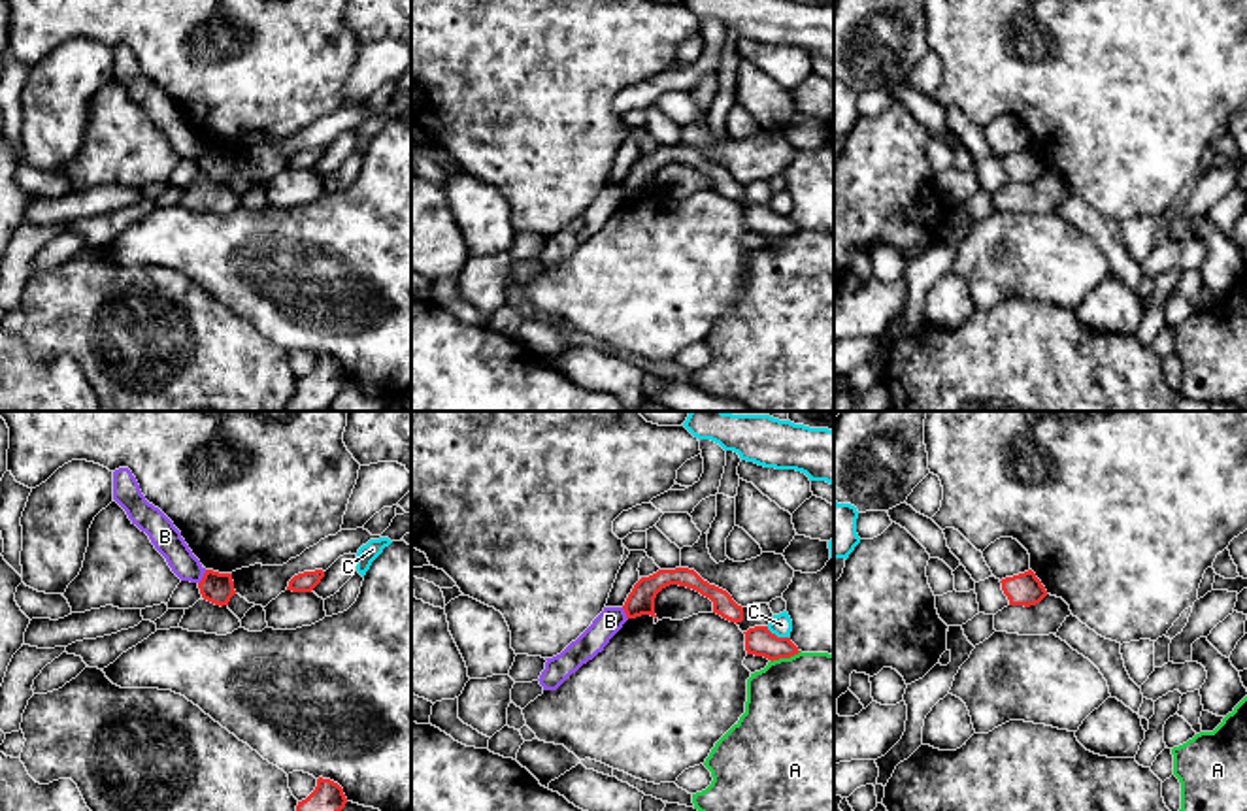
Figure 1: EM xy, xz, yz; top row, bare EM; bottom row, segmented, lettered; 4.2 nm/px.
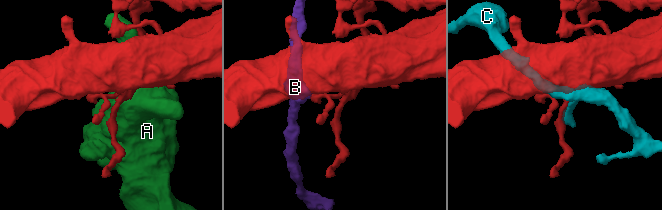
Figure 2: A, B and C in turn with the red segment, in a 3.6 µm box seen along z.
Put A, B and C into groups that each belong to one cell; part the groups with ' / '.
A / B / C

